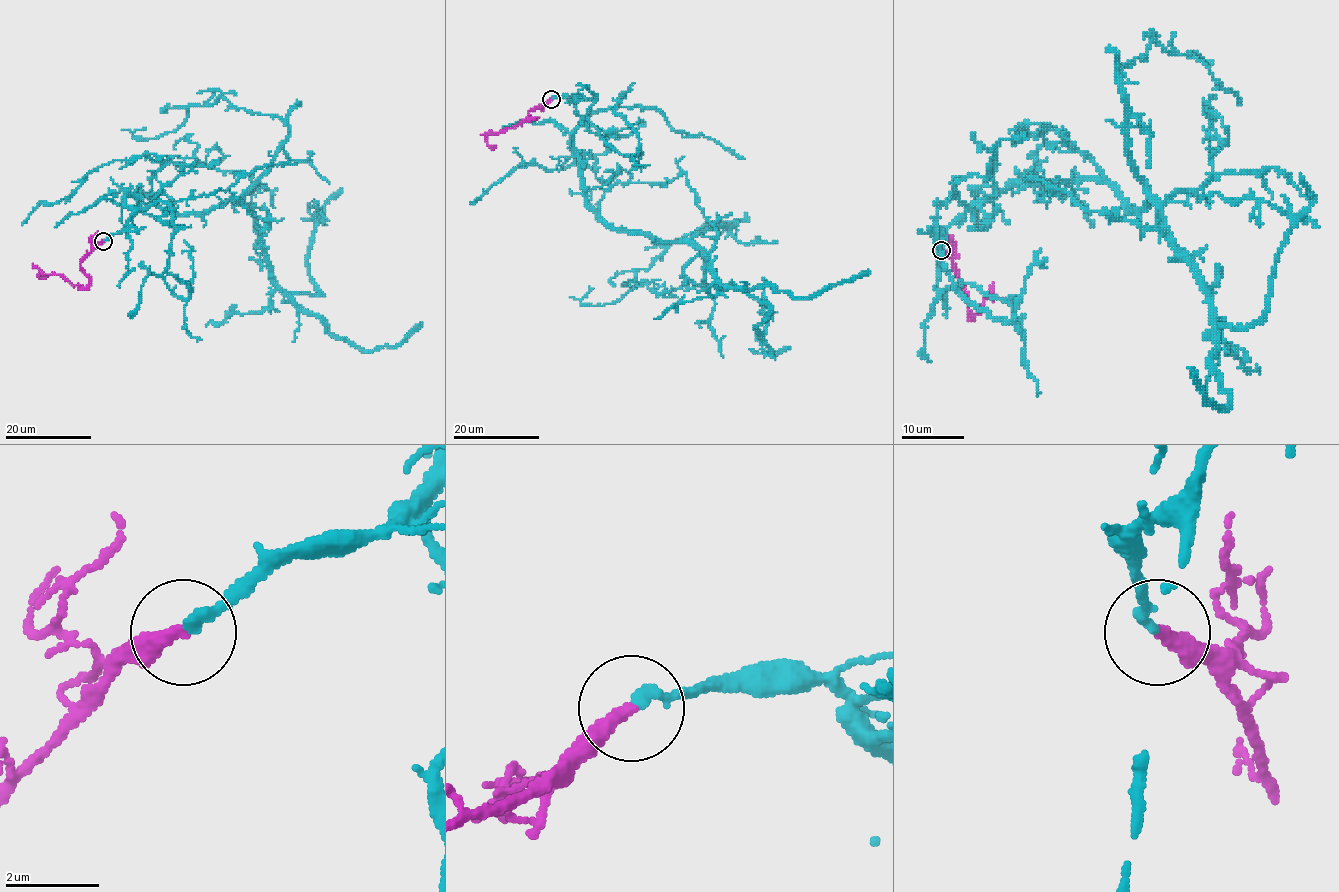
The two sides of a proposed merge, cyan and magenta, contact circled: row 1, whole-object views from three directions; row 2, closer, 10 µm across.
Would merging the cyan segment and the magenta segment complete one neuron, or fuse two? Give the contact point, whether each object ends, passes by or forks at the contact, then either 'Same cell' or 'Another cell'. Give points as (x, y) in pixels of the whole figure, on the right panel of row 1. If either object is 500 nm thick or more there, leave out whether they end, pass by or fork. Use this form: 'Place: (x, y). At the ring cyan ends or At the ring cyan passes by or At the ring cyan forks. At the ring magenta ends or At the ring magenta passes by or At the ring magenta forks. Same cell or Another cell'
Place: (941, 250). At the ring cyan ends. At the ring magenta ends. Same cell

